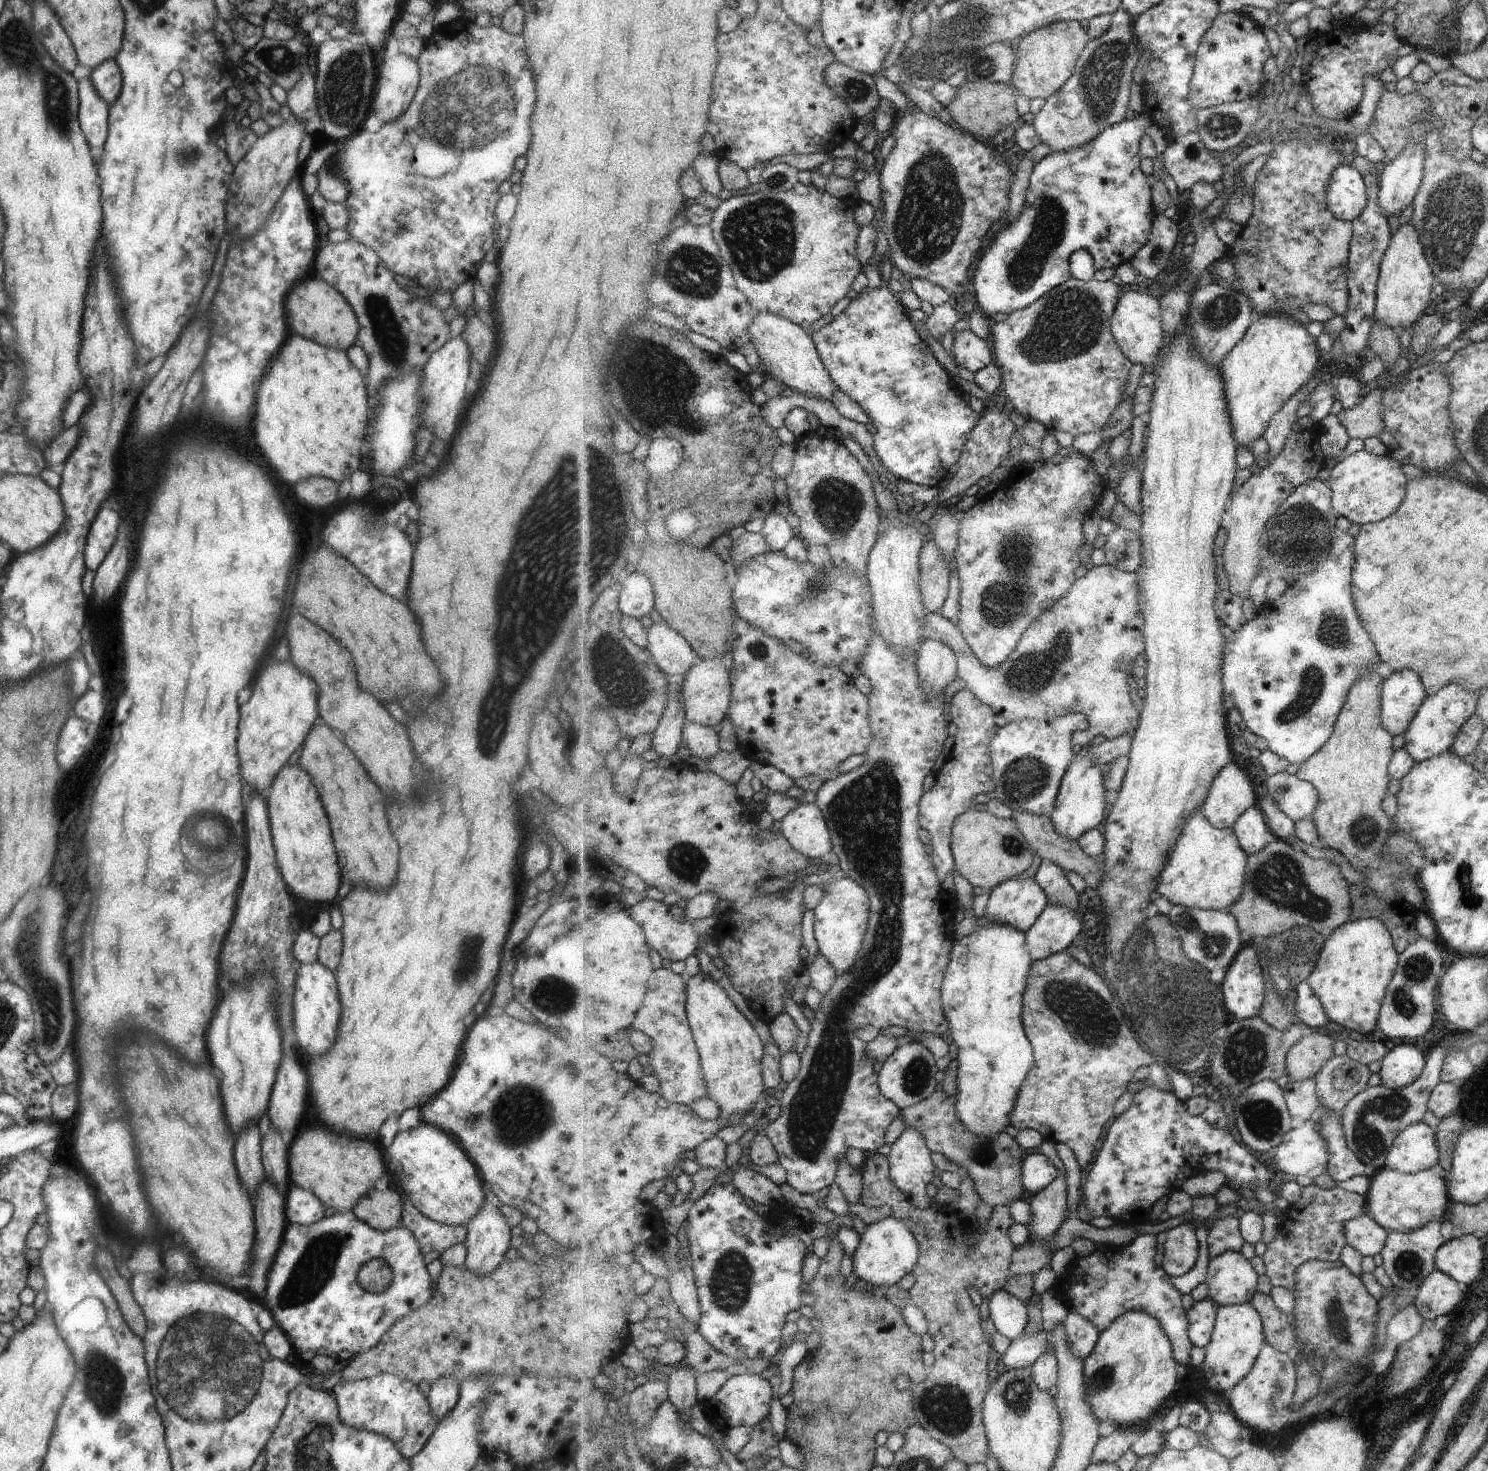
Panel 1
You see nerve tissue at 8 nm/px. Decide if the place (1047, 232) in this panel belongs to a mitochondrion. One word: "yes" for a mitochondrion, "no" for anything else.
yes

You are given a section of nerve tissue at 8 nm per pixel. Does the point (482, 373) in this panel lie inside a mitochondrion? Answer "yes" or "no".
no

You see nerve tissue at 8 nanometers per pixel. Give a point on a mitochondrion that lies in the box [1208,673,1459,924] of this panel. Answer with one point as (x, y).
(1364, 831)

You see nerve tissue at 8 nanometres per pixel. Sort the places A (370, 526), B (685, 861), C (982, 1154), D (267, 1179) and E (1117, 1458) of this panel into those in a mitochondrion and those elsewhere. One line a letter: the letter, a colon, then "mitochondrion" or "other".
A: mitochondrion
B: mitochondrion
C: mitochondrion
D: other
E: other

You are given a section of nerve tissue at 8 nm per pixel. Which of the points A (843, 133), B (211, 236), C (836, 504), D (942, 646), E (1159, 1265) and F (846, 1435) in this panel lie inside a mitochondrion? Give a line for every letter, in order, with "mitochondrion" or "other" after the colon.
A: other
B: other
C: mitochondrion
D: other
E: other
F: other

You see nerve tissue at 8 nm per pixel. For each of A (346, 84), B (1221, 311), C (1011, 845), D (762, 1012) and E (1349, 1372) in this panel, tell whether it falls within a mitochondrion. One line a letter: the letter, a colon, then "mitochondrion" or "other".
A: mitochondrion
B: mitochondrion
C: mitochondrion
D: other
E: mitochondrion

